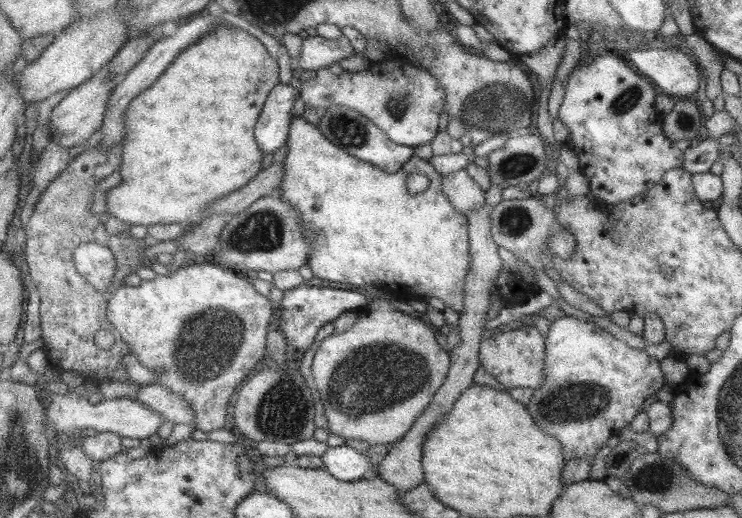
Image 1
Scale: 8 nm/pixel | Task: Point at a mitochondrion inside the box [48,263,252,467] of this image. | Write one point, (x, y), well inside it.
(200, 347)

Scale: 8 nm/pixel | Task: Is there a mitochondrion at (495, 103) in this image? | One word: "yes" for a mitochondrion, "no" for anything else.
yes

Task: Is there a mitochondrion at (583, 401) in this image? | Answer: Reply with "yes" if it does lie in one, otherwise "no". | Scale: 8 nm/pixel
yes

